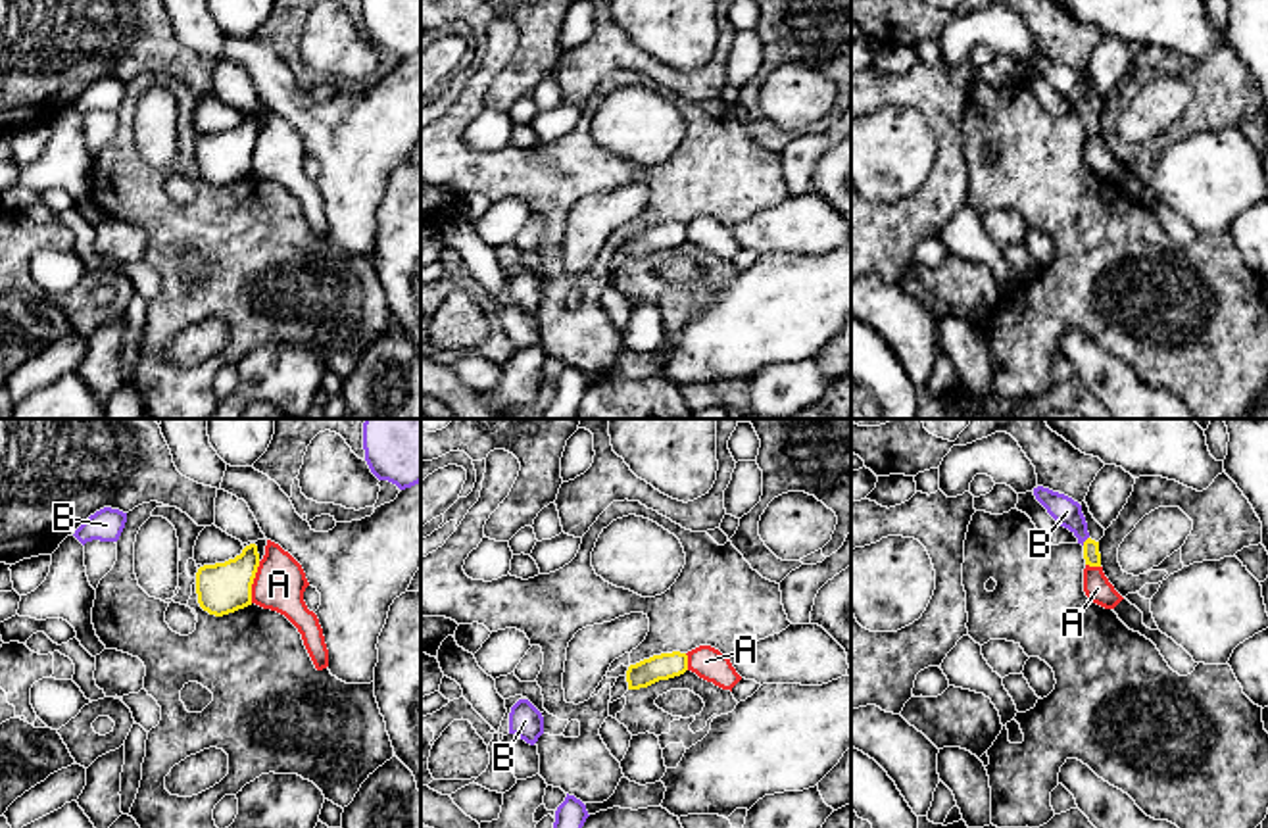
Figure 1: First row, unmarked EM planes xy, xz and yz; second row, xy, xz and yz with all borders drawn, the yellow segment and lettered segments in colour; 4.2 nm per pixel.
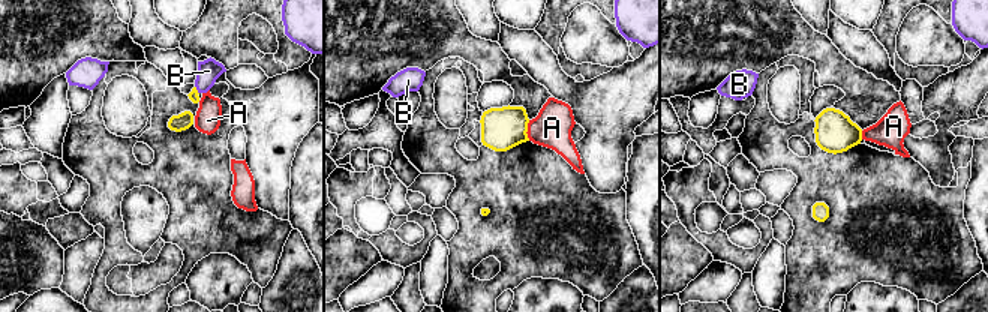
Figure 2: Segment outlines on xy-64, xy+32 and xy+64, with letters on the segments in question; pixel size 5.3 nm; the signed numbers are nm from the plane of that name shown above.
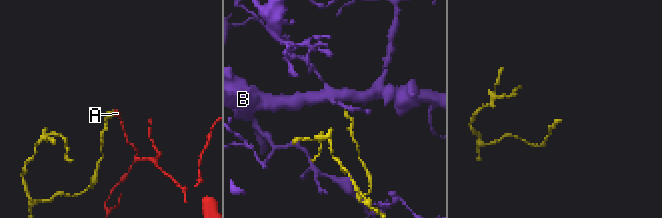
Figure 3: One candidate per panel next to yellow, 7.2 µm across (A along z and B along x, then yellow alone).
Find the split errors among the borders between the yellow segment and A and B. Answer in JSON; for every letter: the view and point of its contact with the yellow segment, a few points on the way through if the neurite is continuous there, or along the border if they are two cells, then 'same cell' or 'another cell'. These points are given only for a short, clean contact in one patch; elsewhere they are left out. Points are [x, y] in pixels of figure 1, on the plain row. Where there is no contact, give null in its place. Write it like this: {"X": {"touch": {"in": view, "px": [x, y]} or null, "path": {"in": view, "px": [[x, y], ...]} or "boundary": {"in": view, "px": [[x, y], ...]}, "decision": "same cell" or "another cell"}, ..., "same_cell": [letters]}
{"A": {"touch": {"in": "xy", "px": [252, 152]}, "boundary": {"in": "xy", "px": [[260, 131], [254, 143], [250, 171]]}, "decision": "another cell"}, "B": {"touch": {"in": "yz", "px": [1086, 110]}, "path": {"in": "yz", "px": [[1092, 125], [1086, 110], [1067, 81]]}, "decision": "same cell"}, "same_cell": ["B"]}

